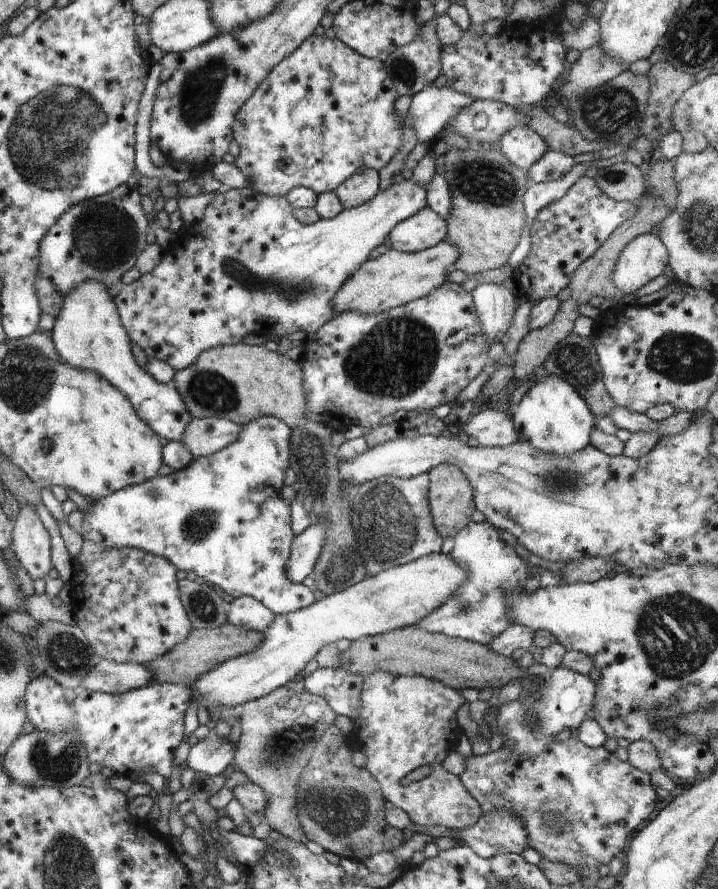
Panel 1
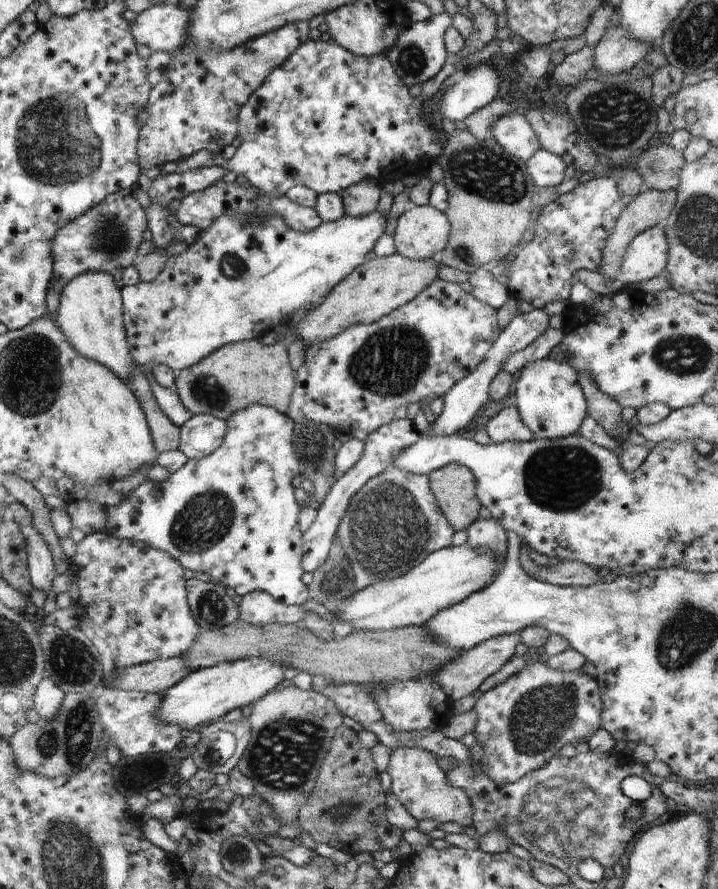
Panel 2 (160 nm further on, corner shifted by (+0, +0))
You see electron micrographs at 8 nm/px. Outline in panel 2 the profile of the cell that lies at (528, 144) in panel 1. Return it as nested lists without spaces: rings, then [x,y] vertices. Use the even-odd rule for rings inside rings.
[[[506,113],[497,118],[490,128],[490,134],[502,148],[524,162],[541,148],[534,129],[522,113]]]

